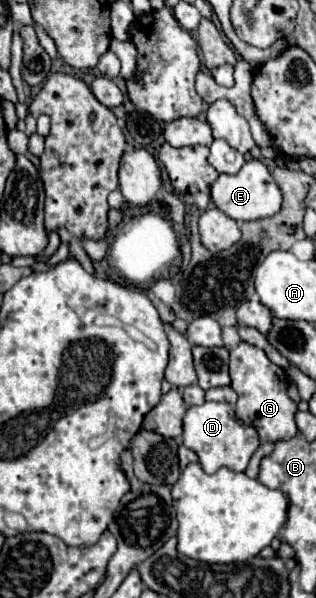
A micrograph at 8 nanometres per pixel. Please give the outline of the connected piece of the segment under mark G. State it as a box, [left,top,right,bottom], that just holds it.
[230,342,298,442]

